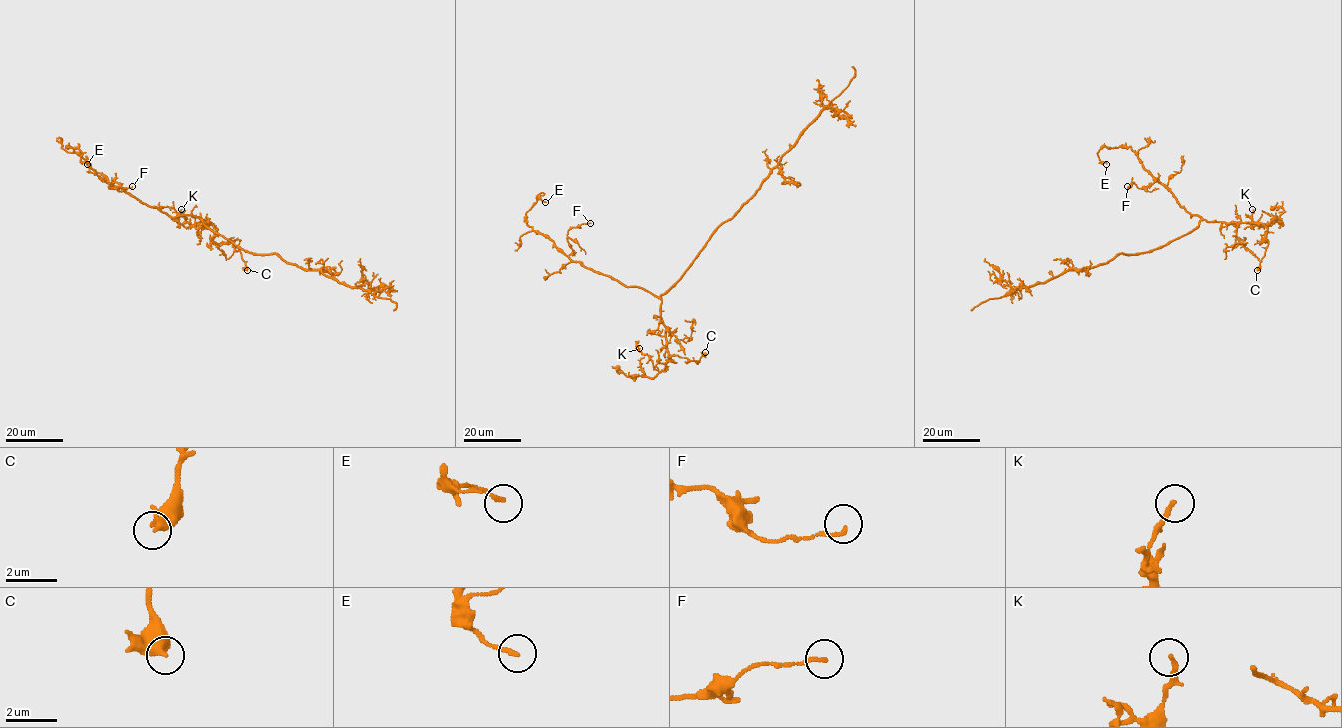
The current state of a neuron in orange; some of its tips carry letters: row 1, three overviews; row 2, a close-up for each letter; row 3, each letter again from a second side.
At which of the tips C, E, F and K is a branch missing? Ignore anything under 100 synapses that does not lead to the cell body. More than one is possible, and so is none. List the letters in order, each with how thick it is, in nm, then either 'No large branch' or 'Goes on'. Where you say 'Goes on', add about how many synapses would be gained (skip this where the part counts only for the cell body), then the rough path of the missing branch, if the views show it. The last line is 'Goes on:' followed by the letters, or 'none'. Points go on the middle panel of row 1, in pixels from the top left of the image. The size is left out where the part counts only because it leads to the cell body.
C: Thickness 500 nm. No large branch
E: Thickness 140 nm. No large branch
F: Thickness 140 nm. No large branch
K: Thickness 200 nm. No large branch
Goes on: none

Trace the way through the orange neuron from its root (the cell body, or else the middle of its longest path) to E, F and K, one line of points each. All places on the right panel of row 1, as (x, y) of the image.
E: (1174, 240), (1192, 232), (1201, 218), (1191, 217), (1143, 167), (1129, 146), (1103, 146), (1097, 155), (1106, 164)
F: (1174, 240), (1192, 232), (1201, 218), (1197, 215), (1191, 217), (1157, 180), (1140, 188), (1134, 182), (1127, 186)
K: (1174, 240), (1192, 232), (1201, 220), (1276, 221), (1258, 227), (1252, 222), (1252, 209)

